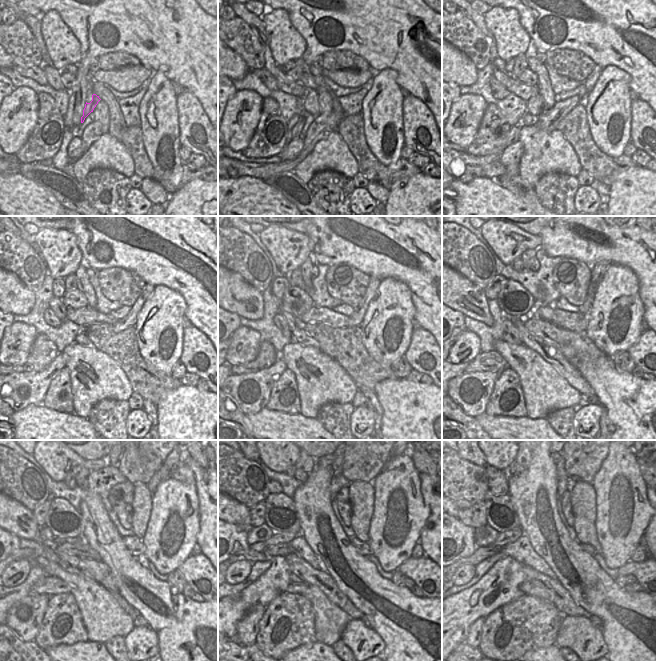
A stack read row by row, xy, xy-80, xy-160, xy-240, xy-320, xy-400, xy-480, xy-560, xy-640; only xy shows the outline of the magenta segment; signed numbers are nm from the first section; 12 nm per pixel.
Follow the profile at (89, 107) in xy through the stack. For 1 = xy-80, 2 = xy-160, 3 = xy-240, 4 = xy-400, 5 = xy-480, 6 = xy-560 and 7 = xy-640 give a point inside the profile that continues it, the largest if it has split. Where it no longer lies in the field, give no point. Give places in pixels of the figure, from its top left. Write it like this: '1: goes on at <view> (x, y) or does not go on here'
1: goes on at xy-80 (297, 129)
2: goes on at xy-160 (512, 136)
3: goes on at xy-240 (28, 388)
4: goes on at xy-400 (471, 391)
5: goes on at xy-480 (25, 616)
6: goes on at xy-560 (248, 627)
7: goes on at xy-640 (473, 639)

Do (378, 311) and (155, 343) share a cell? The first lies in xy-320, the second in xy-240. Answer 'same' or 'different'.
same

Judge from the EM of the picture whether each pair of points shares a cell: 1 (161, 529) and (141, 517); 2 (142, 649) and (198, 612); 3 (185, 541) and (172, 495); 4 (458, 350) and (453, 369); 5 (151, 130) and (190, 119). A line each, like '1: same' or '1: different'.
1: different
2: different
3: same
4: different
5: different

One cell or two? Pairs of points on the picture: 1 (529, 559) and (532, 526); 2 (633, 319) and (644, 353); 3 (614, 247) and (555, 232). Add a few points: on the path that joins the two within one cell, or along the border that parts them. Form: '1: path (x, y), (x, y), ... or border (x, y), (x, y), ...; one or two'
1: border (523, 532), (527, 536), (531, 547), (546, 561); two
2: border (643, 331), (627, 350); two
3: path (599, 245), (577, 234), (570, 234); one

